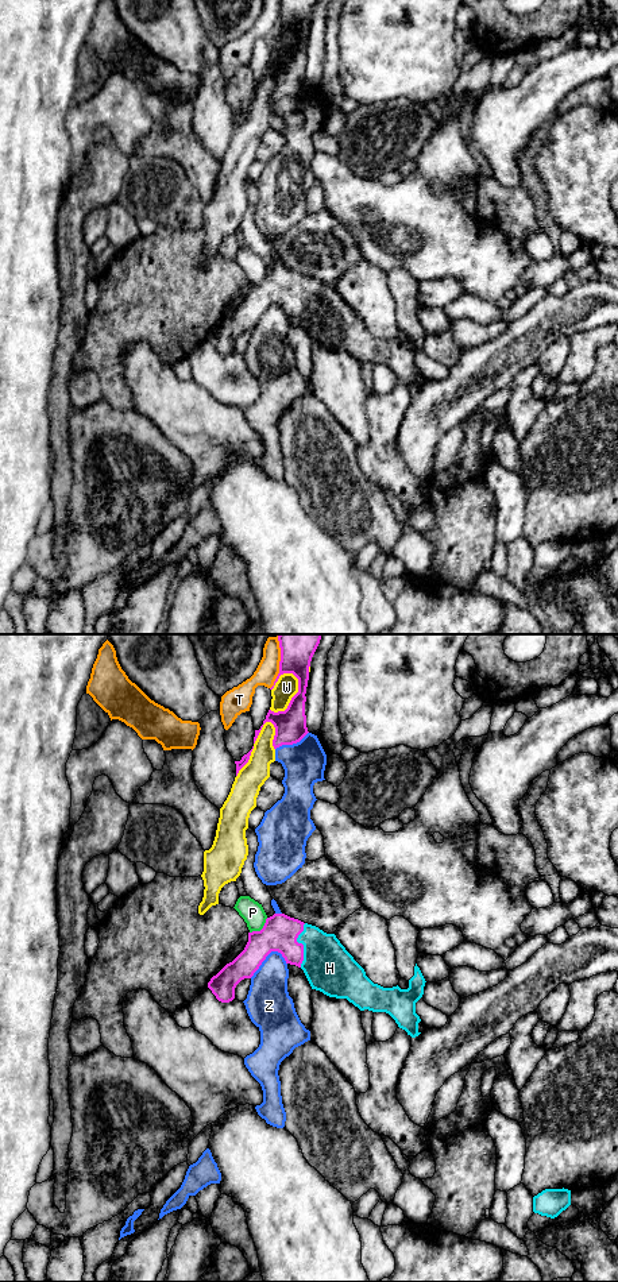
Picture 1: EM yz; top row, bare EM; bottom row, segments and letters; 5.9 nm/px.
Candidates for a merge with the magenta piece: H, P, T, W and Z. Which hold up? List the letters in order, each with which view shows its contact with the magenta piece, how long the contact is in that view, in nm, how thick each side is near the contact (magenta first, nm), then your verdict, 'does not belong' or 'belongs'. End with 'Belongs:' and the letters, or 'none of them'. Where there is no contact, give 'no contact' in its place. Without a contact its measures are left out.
H: yz | 260 nm | 220/300 nm | belongs
P: yz | 140 nm | 220/140 nm | does not belong
T: yz | 320 nm | 240/130 nm | does not belong
W: yz | 260 nm | 190/140 nm | does not belong
Z: yz | 240 nm | 220/240 nm | does not belong
Belongs: H

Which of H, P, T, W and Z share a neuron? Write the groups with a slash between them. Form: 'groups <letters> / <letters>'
groups H / P / T / W / Z

